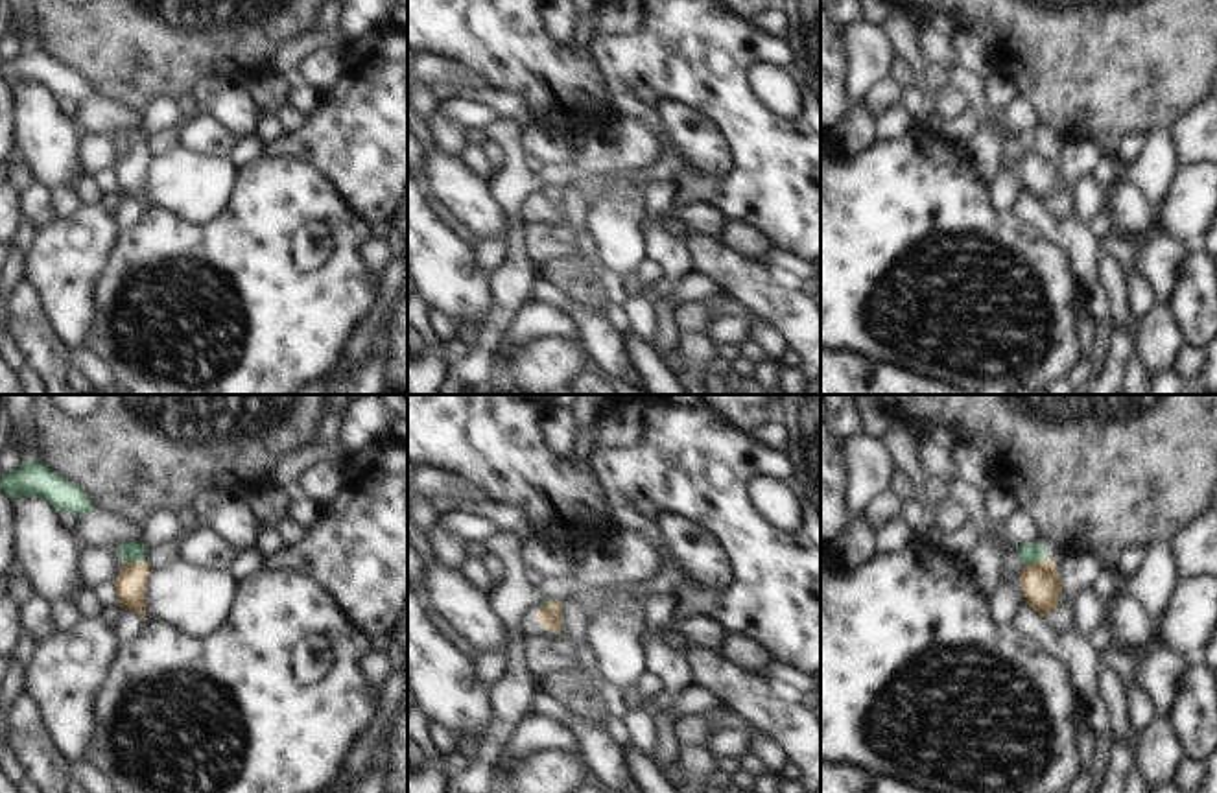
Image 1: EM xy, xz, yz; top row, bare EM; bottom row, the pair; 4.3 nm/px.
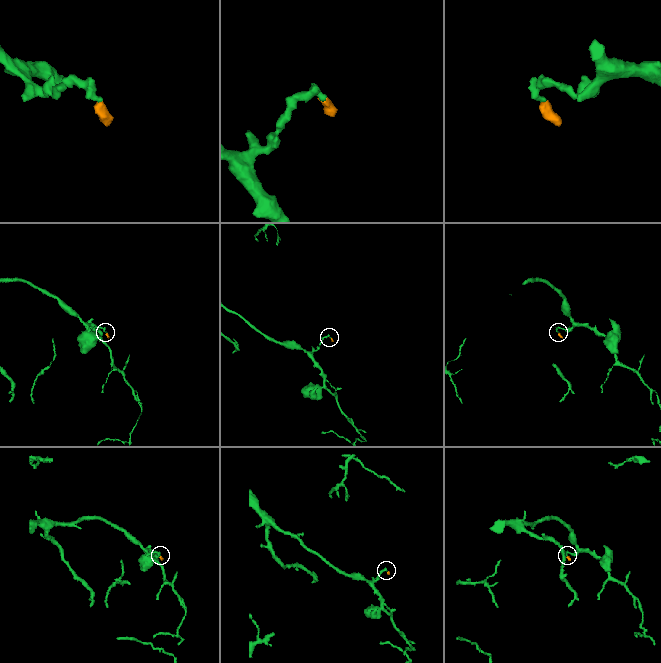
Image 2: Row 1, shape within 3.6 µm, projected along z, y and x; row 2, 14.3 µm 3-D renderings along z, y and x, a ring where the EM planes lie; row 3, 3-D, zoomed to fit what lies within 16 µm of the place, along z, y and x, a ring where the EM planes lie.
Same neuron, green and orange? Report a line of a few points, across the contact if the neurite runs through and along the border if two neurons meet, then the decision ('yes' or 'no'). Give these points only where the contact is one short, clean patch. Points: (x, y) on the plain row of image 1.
yz (1033, 139), (1035, 148), (1040, 170) | yes

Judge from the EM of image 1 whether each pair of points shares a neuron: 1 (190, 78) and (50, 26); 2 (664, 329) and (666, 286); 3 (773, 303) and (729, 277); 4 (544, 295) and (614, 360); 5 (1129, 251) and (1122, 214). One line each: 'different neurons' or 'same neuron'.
1: same neuron
2: same neuron
3: same neuron
4: same neuron
5: different neurons

